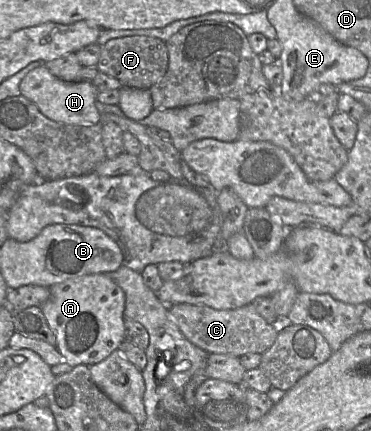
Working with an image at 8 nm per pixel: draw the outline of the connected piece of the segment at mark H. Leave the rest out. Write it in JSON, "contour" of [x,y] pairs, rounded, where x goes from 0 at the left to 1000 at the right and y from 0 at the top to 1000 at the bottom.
{"contour":[[[111,148],[84,162],[54,193],[54,220],[89,237],[127,274],[191,290],[253,290],[272,285],[272,265],[259,251],[267,211],[248,190],[175,190],[148,179]]]}

